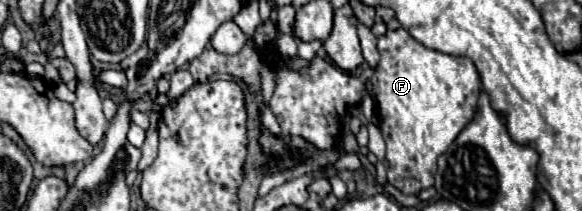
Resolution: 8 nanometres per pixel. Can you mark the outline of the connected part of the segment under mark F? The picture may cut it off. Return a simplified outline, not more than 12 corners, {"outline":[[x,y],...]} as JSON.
{"outline":[[404,28],[380,36],[370,82],[388,182],[434,184],[474,118],[470,58]]}

